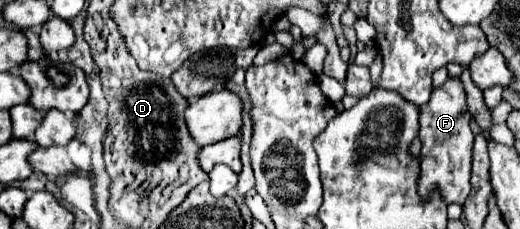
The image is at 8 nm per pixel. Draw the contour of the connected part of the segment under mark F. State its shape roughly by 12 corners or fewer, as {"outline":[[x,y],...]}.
{"outline":[[458,77],[420,107],[418,193],[470,193],[474,133]]}

